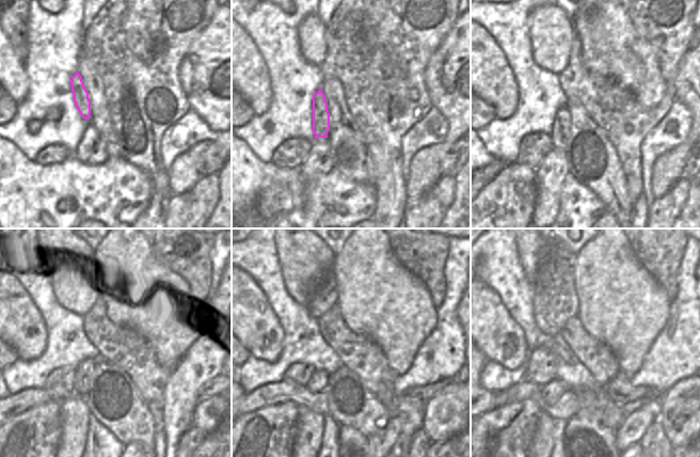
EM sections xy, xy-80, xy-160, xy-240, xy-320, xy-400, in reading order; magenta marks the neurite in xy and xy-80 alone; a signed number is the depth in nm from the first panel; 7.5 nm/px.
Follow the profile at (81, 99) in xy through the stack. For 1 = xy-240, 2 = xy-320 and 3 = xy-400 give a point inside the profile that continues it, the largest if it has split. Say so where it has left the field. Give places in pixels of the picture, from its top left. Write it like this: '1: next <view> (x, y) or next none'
1: next xy-240 (83, 373)
2: next xy-320 (318, 381)
3: next xy-400 (551, 392)

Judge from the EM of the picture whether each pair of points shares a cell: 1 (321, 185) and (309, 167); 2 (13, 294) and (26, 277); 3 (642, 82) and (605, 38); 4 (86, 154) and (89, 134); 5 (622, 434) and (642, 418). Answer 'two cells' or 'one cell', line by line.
1: two cells
2: two cells
3: one cell
4: one cell
5: one cell

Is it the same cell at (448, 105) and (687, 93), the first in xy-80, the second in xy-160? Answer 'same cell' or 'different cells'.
same cell

